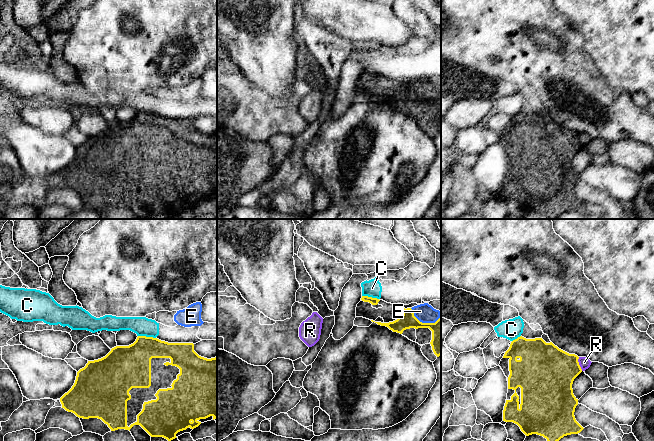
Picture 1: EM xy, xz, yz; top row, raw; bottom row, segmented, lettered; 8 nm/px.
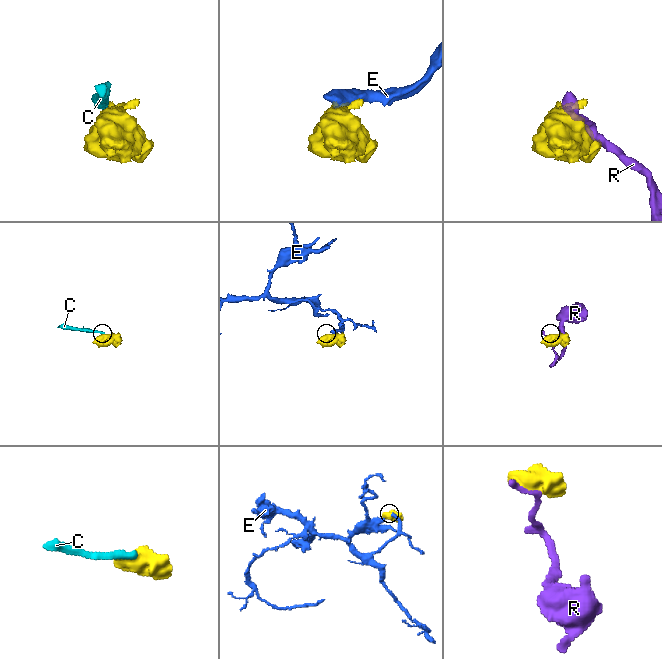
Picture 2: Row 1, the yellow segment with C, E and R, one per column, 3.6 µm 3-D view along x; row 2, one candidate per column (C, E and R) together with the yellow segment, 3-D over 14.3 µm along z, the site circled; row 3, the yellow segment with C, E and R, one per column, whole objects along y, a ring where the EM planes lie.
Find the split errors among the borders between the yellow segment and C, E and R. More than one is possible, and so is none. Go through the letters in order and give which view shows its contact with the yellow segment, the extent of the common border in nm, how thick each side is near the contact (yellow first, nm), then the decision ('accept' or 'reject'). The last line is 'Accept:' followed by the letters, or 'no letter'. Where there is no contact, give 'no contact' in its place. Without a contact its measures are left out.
C: xy | 150 nm | 300/160 nm | reject
E: xz | 260 nm | 150/160 nm | reject
R: yz | 120 nm | 420/90 nm | reject
Accept: no letter

